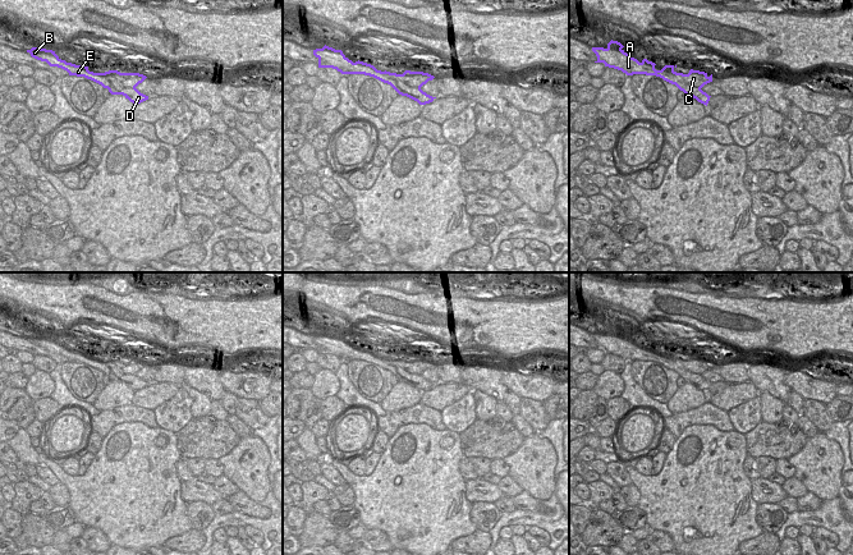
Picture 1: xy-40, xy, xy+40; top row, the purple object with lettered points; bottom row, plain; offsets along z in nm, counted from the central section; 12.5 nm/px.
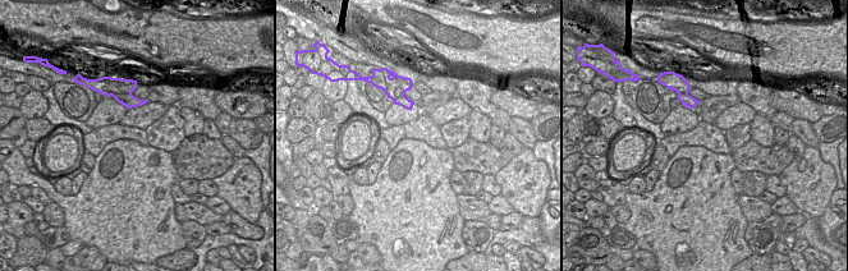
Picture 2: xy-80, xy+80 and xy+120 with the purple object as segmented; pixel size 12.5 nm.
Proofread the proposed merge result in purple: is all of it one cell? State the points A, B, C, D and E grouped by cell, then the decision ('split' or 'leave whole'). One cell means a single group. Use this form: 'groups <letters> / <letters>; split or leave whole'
groups A B D E / C; split

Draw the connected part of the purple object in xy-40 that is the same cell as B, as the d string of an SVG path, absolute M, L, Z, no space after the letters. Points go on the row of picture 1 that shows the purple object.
M32 47L31 50L27 50L27 52L37 60L46 61L50 66L58 66L67 70L69 75L91 79L101 84L104 88L107 88L111 95L123 95L134 105L148 100L148 96L141 93L137 88L124 87L114 75L110 74L110 70L105 73L93 73L90 72L86 65L67 63L65 60L61 60L55 51L41 47Z

